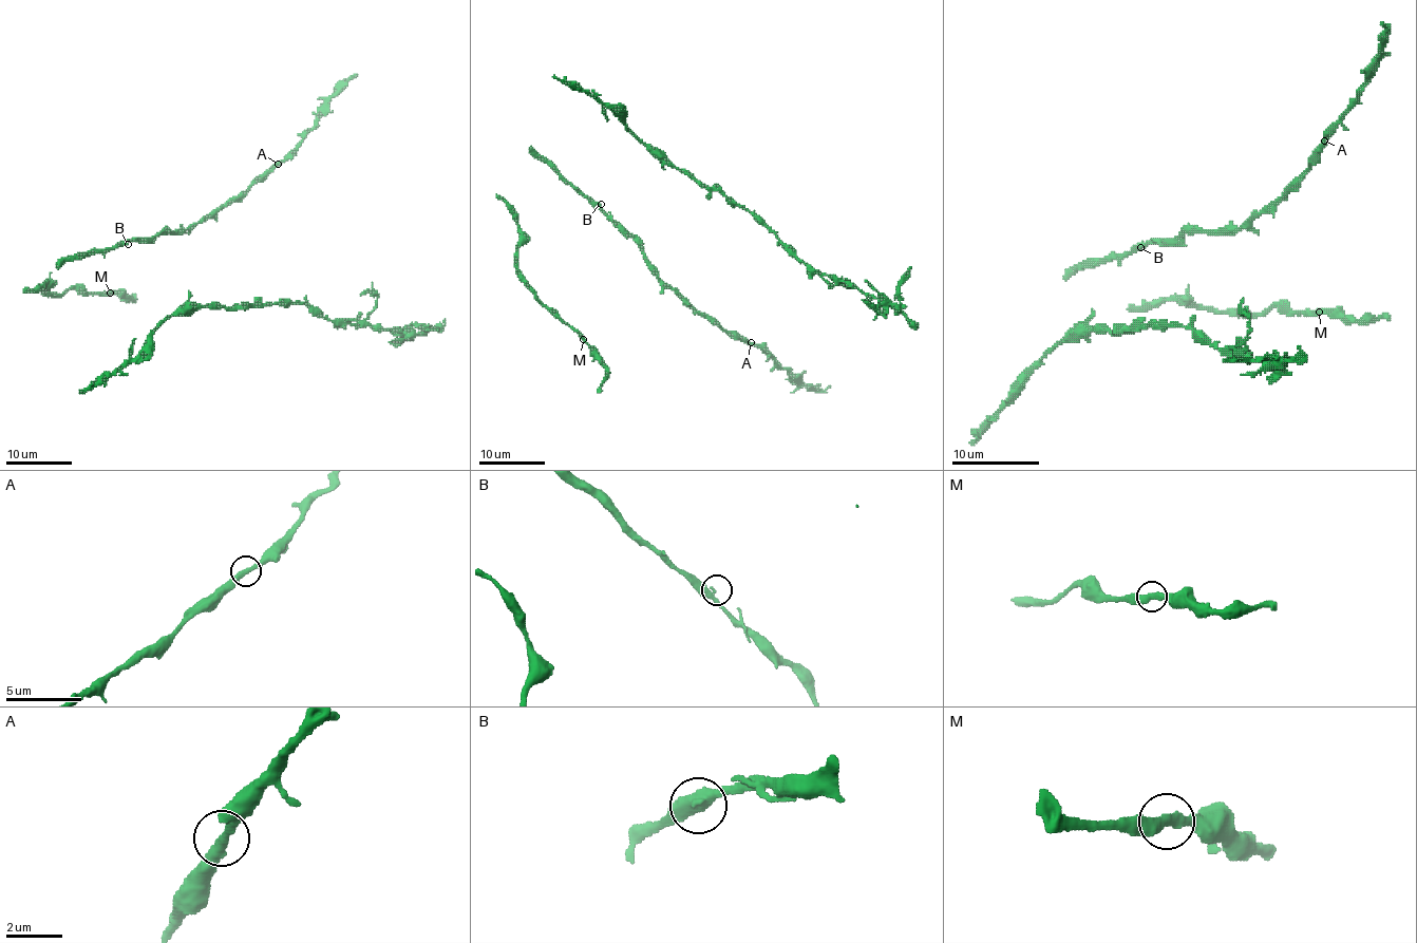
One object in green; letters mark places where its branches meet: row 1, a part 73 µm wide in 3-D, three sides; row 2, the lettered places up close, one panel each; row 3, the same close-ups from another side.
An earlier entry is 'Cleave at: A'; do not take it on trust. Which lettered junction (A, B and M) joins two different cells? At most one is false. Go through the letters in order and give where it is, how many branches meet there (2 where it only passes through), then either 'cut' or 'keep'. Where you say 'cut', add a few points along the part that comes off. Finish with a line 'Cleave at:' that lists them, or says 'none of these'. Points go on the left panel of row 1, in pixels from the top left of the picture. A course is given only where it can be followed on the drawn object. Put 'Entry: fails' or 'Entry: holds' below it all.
A: place (278, 164); branches 2; keep
B: place (128, 244); branches 2; keep
M: place (110, 293); branches 2; keep
Cleave at: none of these
Entry: fails

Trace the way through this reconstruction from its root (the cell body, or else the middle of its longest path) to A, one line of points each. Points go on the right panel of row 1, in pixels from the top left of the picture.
A: (1140, 247), (1153, 241), (1177, 241), (1186, 232), (1234, 232), (1247, 220), (1267, 210), (1306, 171), (1324, 140)

